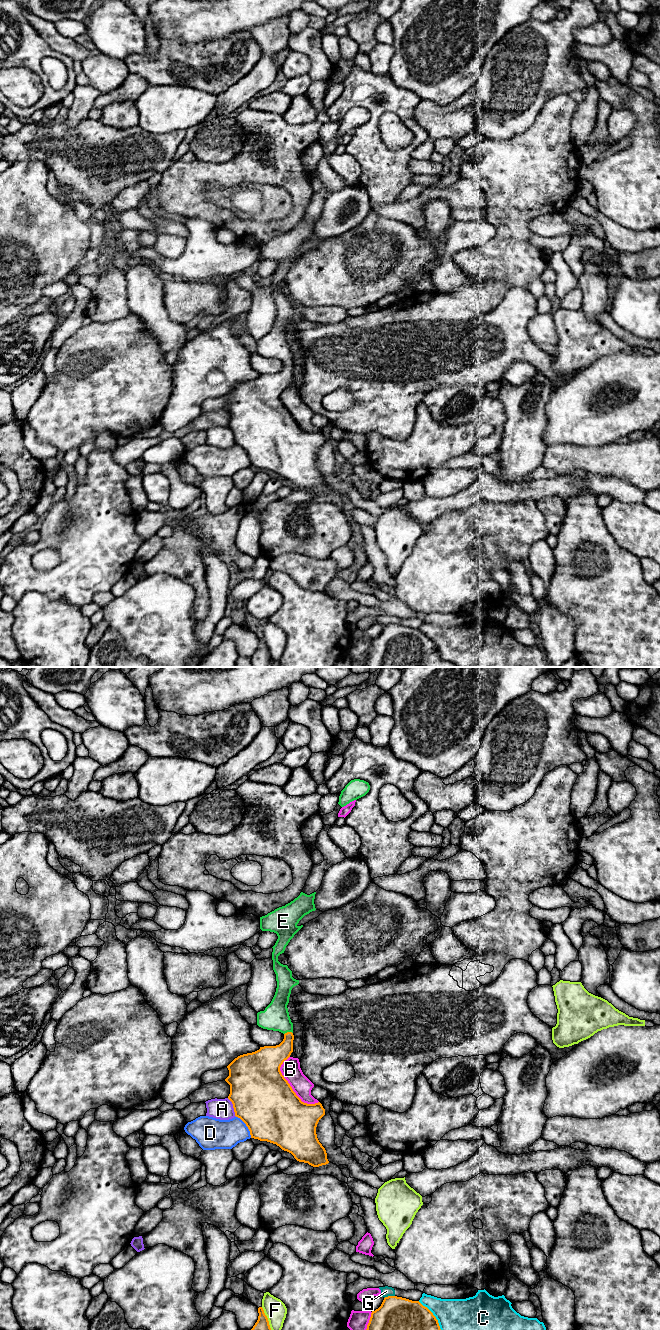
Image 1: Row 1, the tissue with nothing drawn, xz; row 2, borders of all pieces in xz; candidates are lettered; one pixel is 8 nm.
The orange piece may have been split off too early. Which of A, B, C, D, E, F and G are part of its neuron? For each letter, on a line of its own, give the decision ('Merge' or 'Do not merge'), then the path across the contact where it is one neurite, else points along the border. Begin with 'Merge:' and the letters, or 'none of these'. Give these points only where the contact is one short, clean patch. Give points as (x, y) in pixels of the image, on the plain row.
Merge: E
A: Do not merge
B: Do not merge
C: Do not merge
D: Do not merge
E: Merge. Path across: xz (271, 386), (287, 370), (288, 360), (275, 345)
F: Do not merge
G: Do not merge

